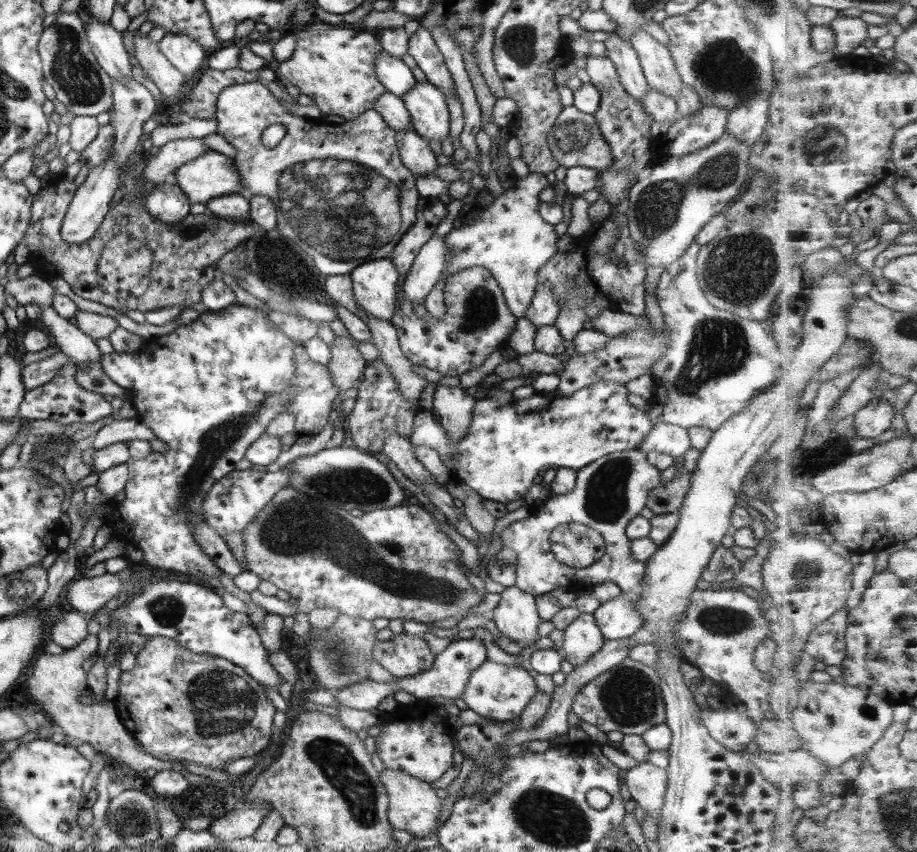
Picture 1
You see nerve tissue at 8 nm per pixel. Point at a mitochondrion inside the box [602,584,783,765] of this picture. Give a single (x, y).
(723, 621)

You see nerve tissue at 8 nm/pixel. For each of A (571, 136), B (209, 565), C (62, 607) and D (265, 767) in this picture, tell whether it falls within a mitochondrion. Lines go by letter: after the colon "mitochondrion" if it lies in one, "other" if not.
A: mitochondrion
B: other
C: other
D: other

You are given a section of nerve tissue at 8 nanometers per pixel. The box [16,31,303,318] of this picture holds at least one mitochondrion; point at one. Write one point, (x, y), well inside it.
(197, 230)

